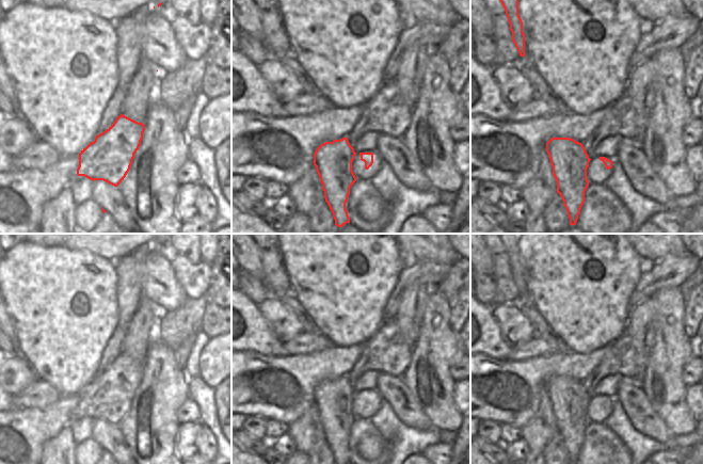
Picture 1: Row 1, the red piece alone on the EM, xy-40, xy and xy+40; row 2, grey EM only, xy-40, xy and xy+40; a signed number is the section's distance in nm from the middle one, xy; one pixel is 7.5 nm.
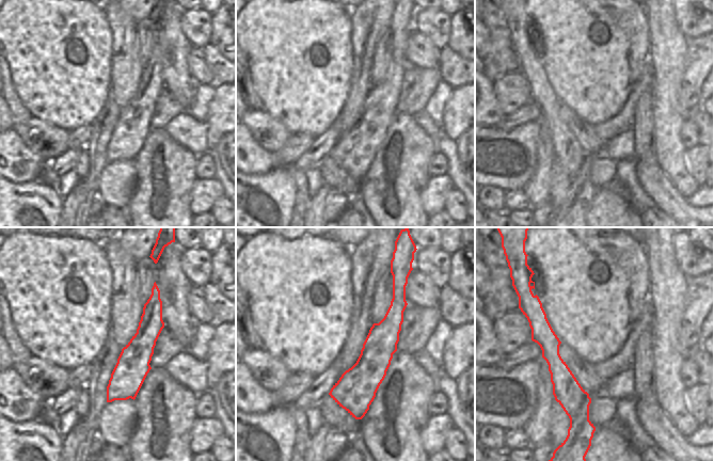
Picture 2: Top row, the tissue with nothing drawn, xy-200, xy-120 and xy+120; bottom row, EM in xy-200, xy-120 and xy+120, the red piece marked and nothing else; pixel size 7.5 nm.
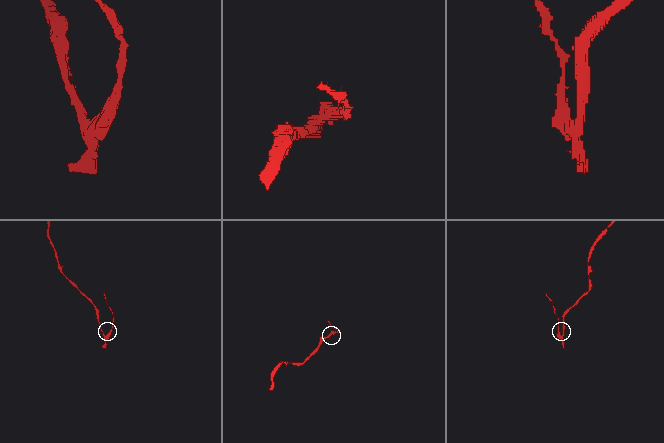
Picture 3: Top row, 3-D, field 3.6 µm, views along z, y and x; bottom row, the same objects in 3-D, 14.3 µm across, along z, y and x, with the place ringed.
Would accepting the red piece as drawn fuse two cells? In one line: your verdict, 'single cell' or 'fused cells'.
fused cells

